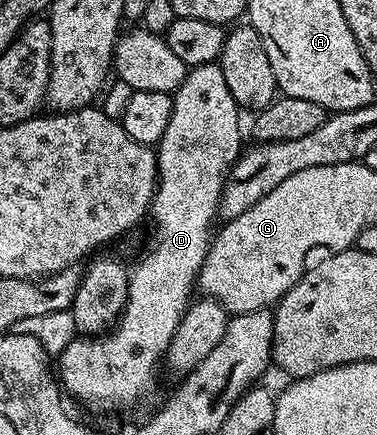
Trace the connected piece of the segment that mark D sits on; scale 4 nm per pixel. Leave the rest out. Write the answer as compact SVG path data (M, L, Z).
M208 62L202 66L194 66L186 73L183 84L173 93L173 107L171 108L171 124L167 124L167 132L163 132L160 142L155 147L157 155L157 190L153 194L153 204L151 207L151 219L153 218L153 231L149 234L149 251L138 260L129 270L129 299L125 301L125 312L117 320L116 326L104 336L77 336L73 342L67 344L59 355L61 361L61 374L59 370L59 382L63 387L64 393L69 394L77 402L82 402L85 406L90 406L93 410L106 410L111 414L114 410L131 410L139 405L144 398L149 398L157 390L157 369L163 366L169 353L169 345L179 328L181 319L185 317L185 311L191 305L191 299L195 294L197 285L197 273L203 268L205 257L209 251L209 244L213 240L215 225L213 221L218 221L221 209L221 193L225 187L225 178L229 175L229 170L234 162L241 157L243 143L241 143L241 118L239 107L235 96L231 96L231 88L227 88L227 80L223 80L223 72L217 62Z

